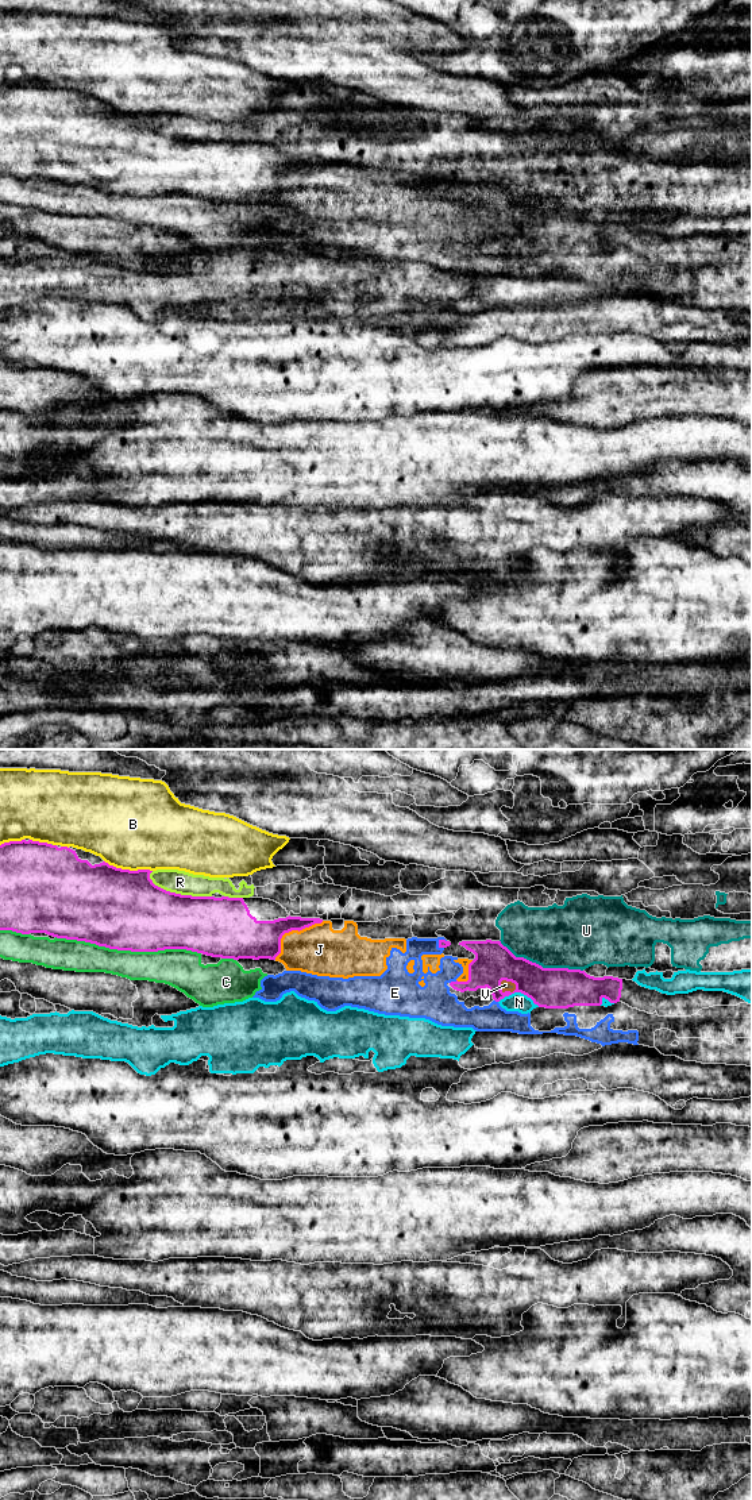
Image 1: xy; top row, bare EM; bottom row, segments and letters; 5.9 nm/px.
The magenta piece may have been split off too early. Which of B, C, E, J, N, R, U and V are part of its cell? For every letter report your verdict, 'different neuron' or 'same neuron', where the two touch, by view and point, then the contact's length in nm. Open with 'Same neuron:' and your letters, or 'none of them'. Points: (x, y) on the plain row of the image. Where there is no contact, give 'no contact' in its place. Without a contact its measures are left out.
Same neuron: none of them
B: different neuron | xy (128, 114) | 300 nm
C: different neuron | xy (128, 193) | 850 nm
E: different neuron | xy (452, 226) | 50 nm
J: different neuron | xy (290, 174) | 380 nm
N: different neuron | xy (519, 235) | 260 nm
R: different neuron | xy (178, 138) | 400 nm
U: different neuron | xy (540, 209) | 550 nm
V: different neuron | xy (509, 224) | 110 nm

